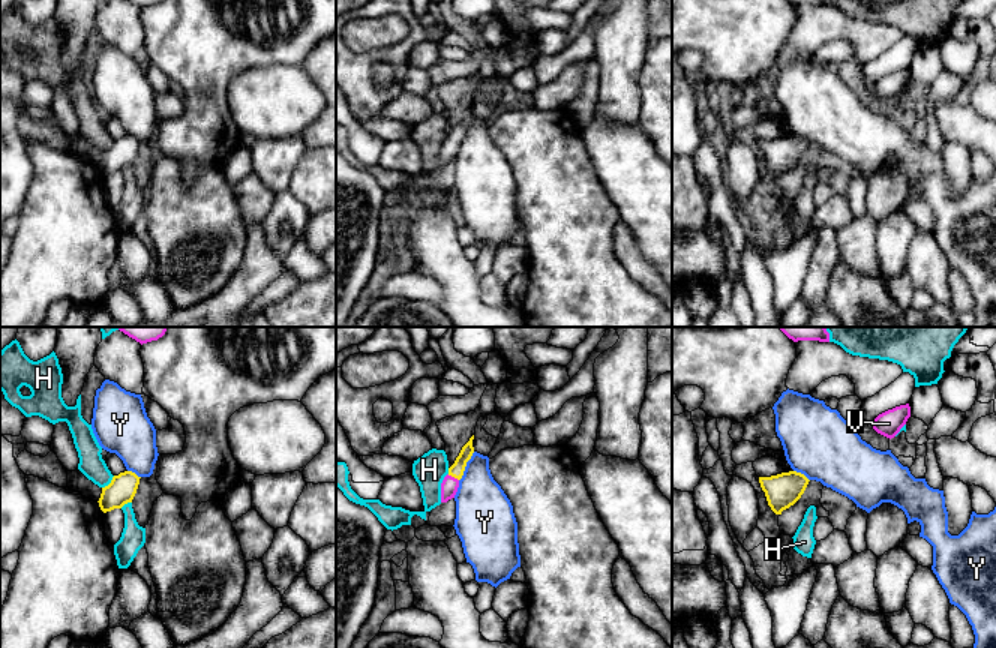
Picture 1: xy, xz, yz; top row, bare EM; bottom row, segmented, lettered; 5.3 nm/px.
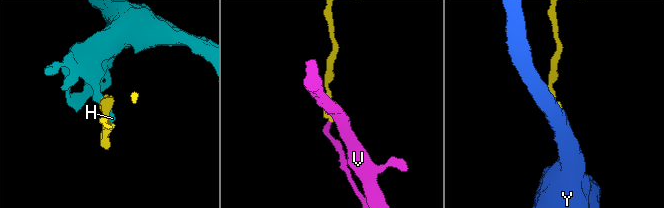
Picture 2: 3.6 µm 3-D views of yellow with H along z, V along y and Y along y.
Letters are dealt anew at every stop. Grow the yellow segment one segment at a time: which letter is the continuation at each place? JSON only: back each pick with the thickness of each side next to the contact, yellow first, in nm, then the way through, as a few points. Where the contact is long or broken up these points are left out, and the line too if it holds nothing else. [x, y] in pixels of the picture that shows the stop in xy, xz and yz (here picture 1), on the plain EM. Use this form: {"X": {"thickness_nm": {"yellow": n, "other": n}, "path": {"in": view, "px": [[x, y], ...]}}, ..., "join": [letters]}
{"V": {"thickness_nm": {"yellow": 80, "other": 90}, "path": {"in": "xz", "px": [[456, 134], [453, 140], [449, 150]]}}, "join": ["V"]}

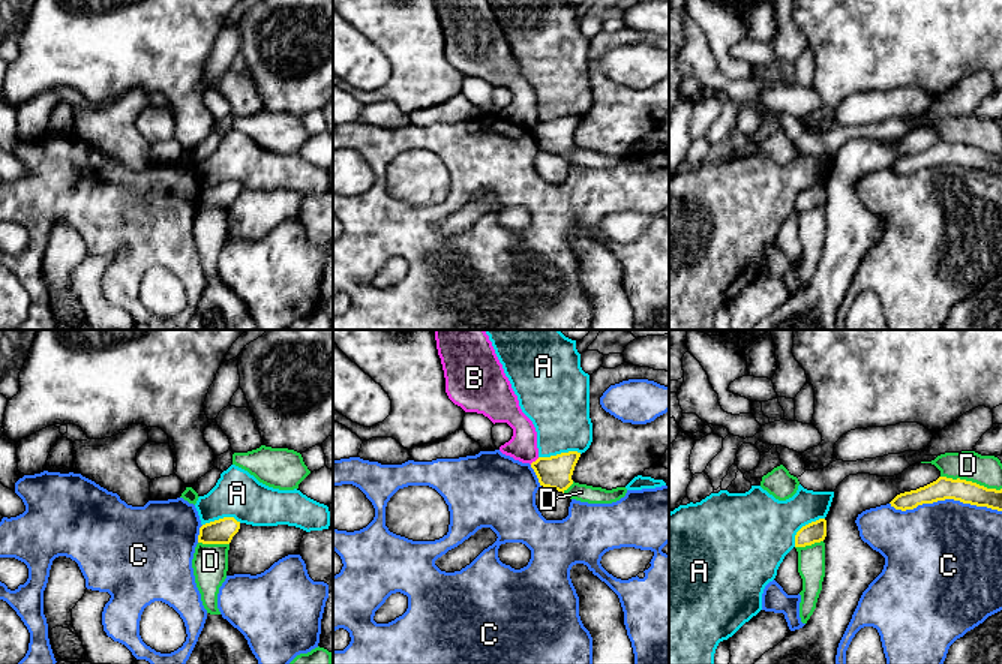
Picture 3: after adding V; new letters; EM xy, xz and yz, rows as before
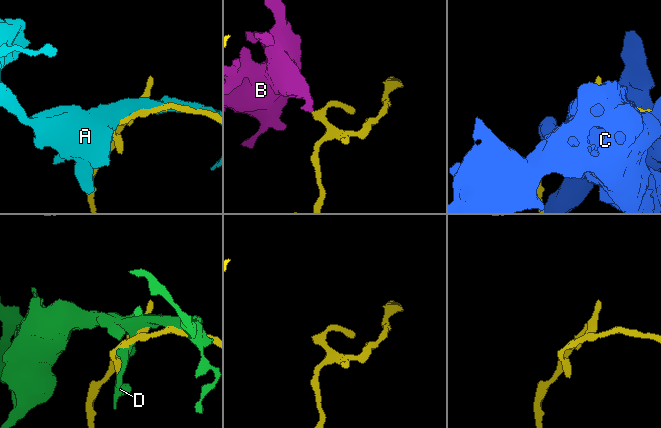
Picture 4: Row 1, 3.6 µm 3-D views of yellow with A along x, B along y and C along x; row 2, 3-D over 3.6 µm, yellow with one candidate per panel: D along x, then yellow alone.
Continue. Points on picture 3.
{"join": []}

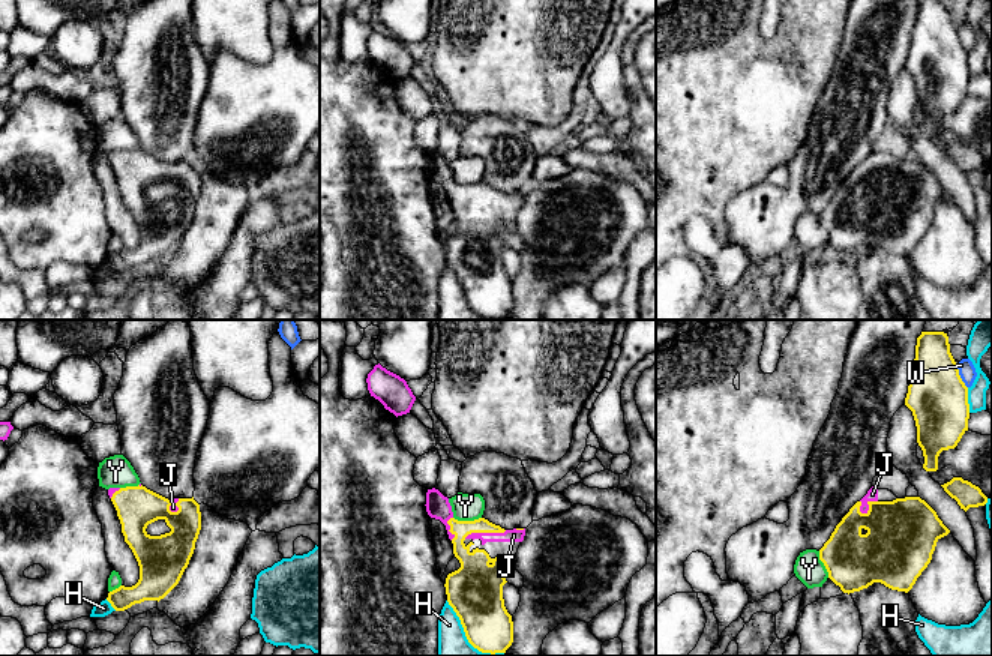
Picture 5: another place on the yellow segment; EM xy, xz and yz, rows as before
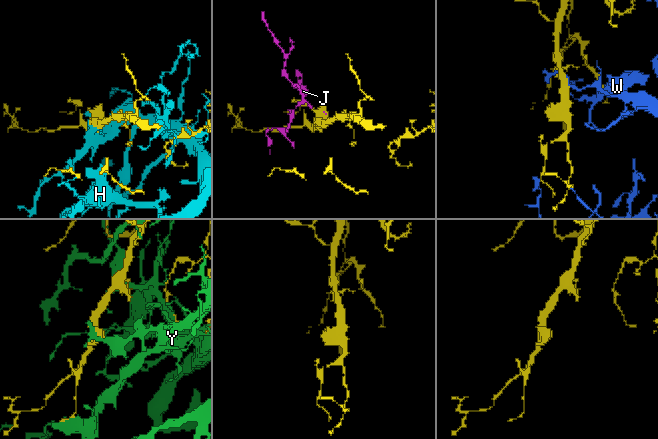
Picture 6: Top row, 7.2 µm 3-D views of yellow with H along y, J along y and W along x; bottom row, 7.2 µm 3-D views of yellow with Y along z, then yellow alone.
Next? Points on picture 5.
{"J": {"thickness_nm": {"yellow": 200, "other": 70}}, "join": ["J"]}

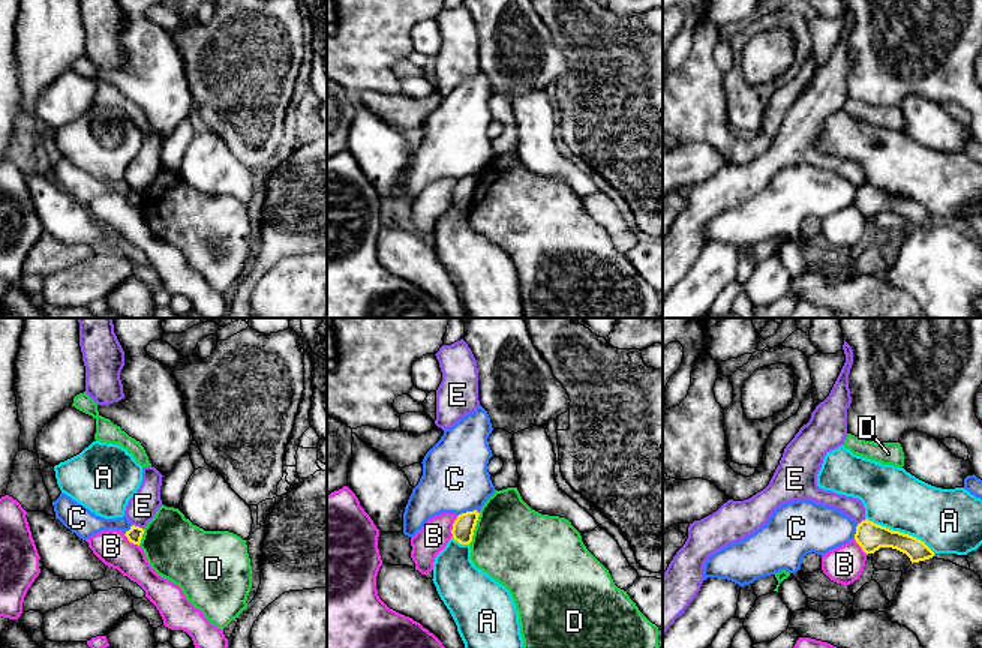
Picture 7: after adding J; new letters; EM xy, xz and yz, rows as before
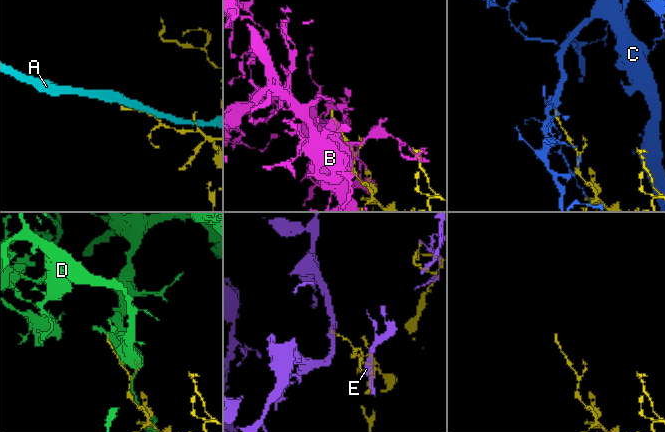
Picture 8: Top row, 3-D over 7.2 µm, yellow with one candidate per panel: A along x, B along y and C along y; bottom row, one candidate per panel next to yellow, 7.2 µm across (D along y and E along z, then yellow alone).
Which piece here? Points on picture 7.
{"join": []}

